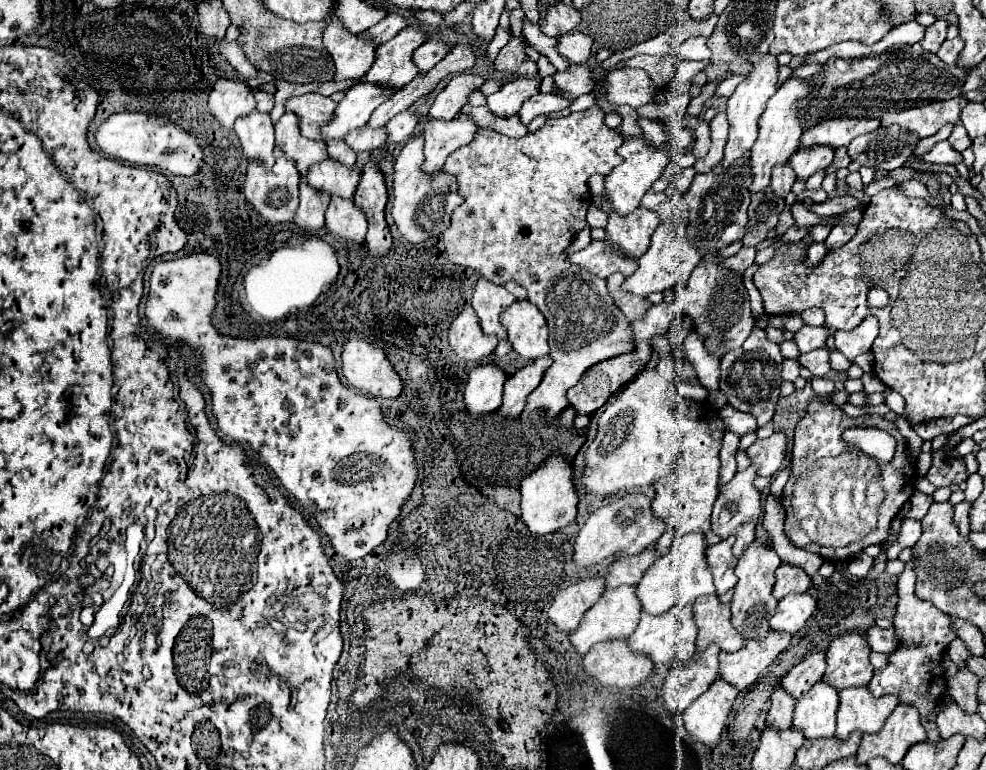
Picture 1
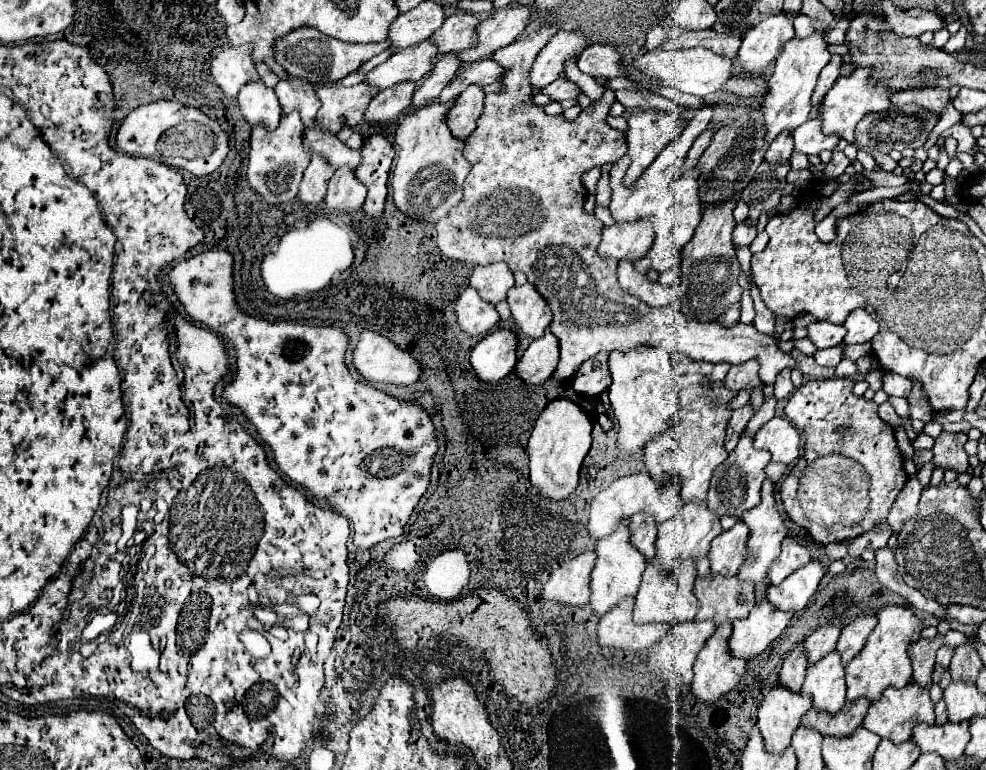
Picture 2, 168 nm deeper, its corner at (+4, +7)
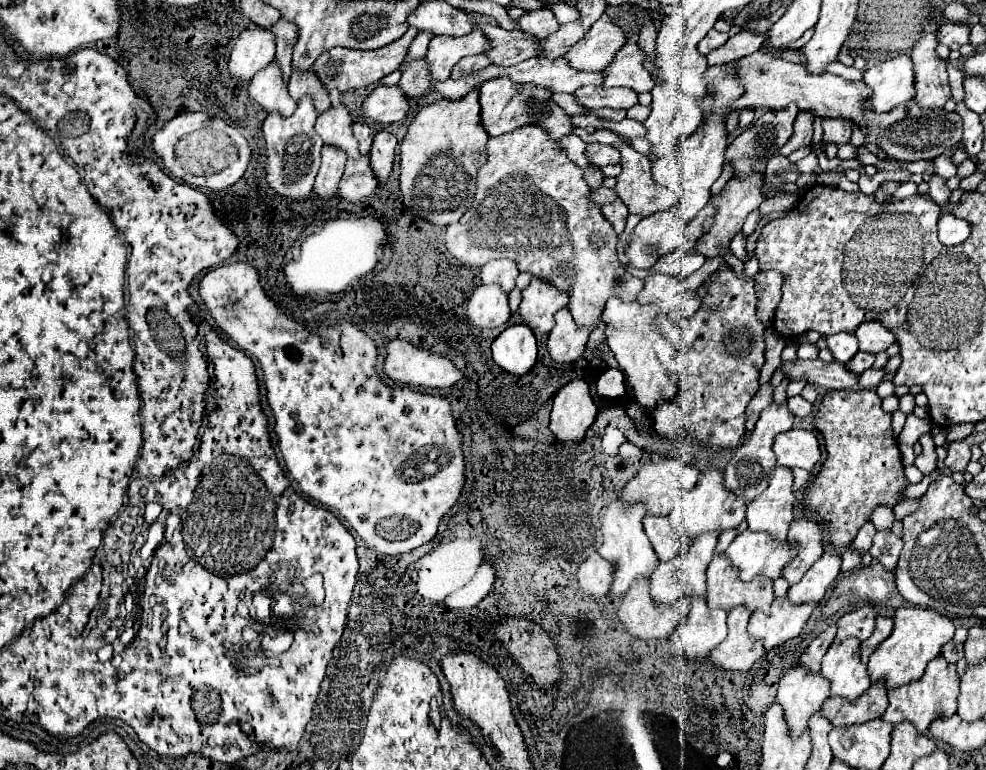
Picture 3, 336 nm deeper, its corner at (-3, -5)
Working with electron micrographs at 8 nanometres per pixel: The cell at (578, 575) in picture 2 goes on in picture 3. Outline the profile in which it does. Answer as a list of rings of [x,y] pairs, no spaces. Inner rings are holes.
[[[592,553],[578,569],[578,583],[584,593],[602,597],[608,593],[608,585],[612,585],[612,565],[604,561],[598,553]]]

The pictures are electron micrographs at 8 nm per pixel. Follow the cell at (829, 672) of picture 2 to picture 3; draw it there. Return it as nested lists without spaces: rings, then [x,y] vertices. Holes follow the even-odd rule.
[[[860,639],[832,643],[822,659],[822,675],[832,683],[832,695],[858,699],[872,685],[866,663],[860,661]]]

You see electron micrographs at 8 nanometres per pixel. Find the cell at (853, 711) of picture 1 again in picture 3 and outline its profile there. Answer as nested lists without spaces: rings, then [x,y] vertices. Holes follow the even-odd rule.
[[[902,607],[894,613],[894,631],[892,635],[878,645],[878,649],[868,659],[868,675],[872,683],[886,679],[886,689],[916,681],[924,675],[928,661],[940,655],[940,647],[954,637],[954,621],[946,615],[940,615],[932,609],[922,607]]]

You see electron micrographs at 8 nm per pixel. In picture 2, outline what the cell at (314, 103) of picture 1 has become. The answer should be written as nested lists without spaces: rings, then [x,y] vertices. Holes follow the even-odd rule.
[[[363,83],[353,87],[325,85],[317,87],[315,93],[321,101],[315,121],[317,125],[321,125],[321,129],[325,127],[329,133],[339,133],[345,125],[355,127],[355,123],[361,123],[363,111],[375,95],[375,91]]]

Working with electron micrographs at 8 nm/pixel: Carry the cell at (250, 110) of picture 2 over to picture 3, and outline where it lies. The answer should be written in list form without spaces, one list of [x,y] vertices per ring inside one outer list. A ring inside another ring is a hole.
[[[276,61],[268,65],[268,69],[262,69],[252,77],[250,81],[250,97],[260,103],[268,113],[278,111],[282,115],[292,115],[296,109],[296,101],[288,97],[288,87],[286,81],[280,77],[280,67]]]

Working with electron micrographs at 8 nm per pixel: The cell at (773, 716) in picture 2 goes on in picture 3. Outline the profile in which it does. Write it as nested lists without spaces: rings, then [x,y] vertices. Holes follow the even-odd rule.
[[[792,665],[778,681],[776,701],[784,707],[784,717],[792,737],[804,733],[804,727],[814,711],[830,697],[828,681],[820,673],[808,673],[804,665]]]

